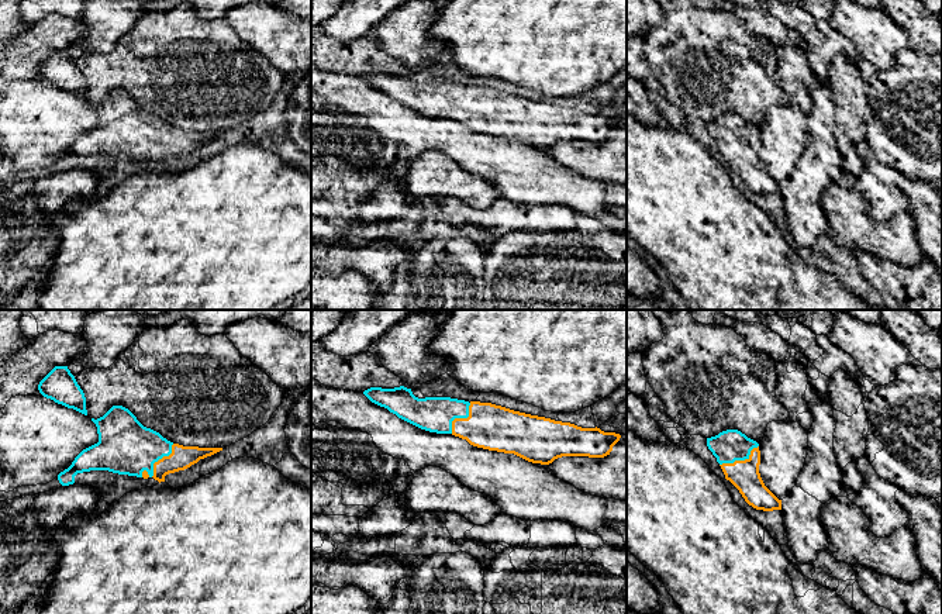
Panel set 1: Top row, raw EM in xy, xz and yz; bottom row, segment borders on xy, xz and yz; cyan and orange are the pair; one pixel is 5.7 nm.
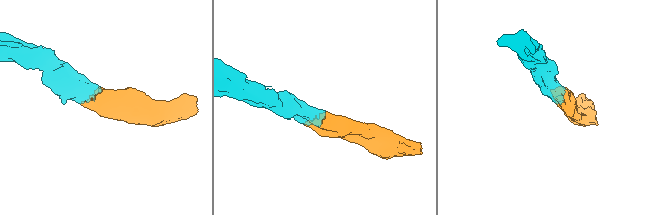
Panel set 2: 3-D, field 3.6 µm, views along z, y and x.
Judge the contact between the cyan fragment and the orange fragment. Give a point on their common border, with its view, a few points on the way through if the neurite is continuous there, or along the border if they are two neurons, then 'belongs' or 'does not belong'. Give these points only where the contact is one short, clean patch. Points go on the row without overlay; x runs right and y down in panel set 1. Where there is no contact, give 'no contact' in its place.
contact xy (154, 147); way xy (126, 131), (144, 137), (154, 147), (162, 141), (182, 141); belongs

